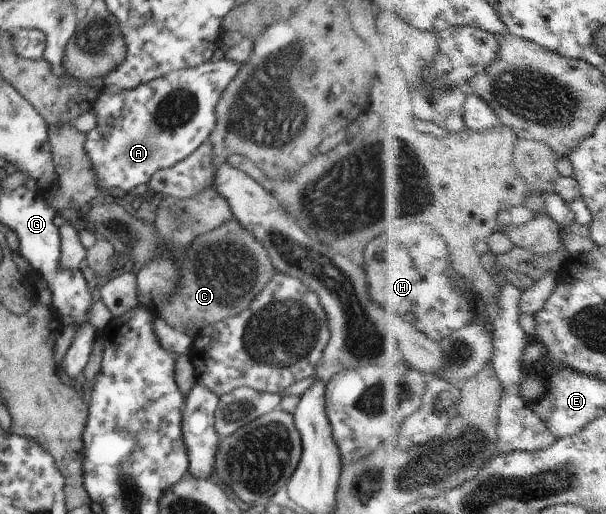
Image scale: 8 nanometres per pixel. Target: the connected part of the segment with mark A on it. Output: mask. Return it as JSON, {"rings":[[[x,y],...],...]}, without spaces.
{"rings":[[[223,58],[217,62],[199,65],[195,68],[181,69],[147,84],[139,85],[127,92],[112,94],[104,91],[98,95],[92,109],[97,113],[97,125],[84,135],[85,151],[92,160],[97,184],[102,190],[131,189],[148,184],[158,170],[173,169],[180,165],[193,151],[206,141],[216,125],[216,106],[224,90],[232,83],[238,73],[241,62]]]}

